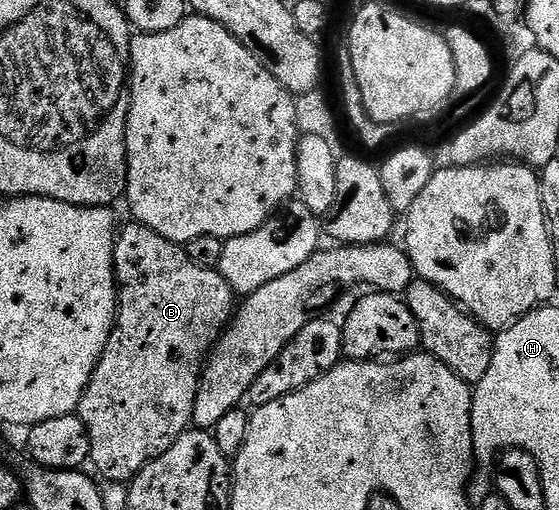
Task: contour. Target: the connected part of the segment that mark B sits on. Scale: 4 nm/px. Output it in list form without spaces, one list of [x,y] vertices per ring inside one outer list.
[[[141,223],[129,224],[125,231],[123,228],[117,234],[114,249],[118,288],[116,326],[78,408],[80,420],[90,433],[90,463],[96,466],[95,474],[108,483],[125,485],[131,484],[147,463],[162,457],[162,453],[192,427],[200,376],[204,374],[212,348],[234,314],[234,292],[219,270],[194,265],[181,244],[166,241],[166,237],[154,233],[154,229],[146,229]]]

